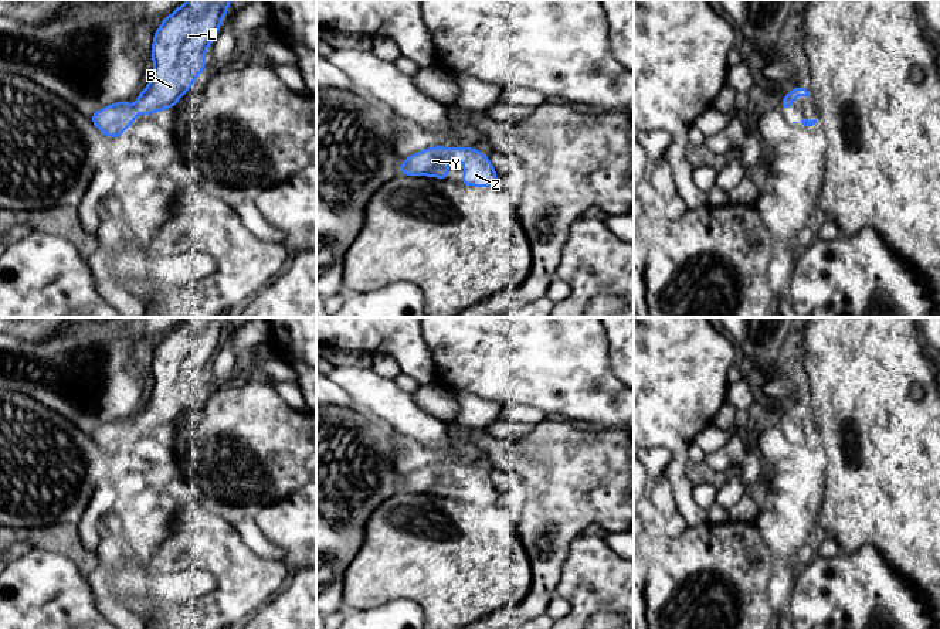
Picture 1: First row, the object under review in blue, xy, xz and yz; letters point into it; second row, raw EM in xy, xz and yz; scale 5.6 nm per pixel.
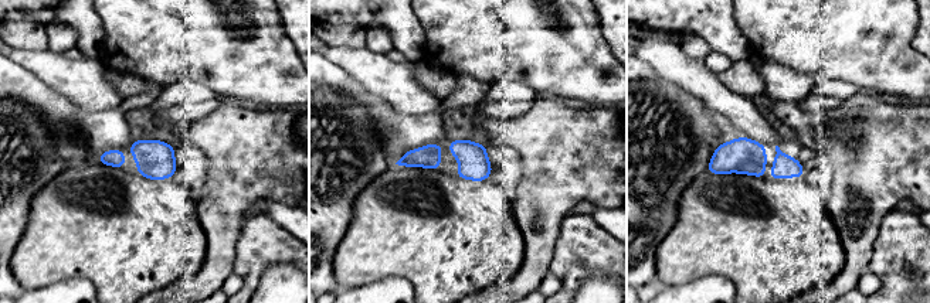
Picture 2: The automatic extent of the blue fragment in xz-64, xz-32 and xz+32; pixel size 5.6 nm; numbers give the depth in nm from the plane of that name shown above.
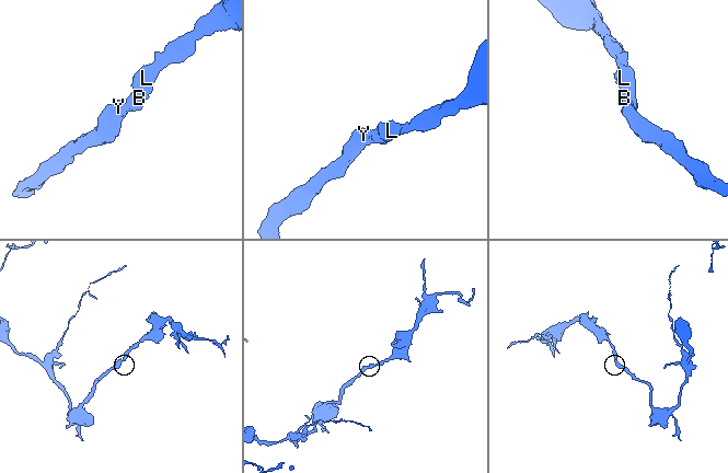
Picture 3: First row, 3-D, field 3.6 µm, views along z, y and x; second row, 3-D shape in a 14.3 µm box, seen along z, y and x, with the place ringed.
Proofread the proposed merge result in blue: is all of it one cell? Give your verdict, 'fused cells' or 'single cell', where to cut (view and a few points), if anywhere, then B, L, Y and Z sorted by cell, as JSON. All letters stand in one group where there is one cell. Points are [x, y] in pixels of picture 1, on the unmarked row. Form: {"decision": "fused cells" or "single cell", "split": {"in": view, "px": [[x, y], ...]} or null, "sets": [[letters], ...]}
{"decision": "single cell", "split": null, "sets": [["B", "L", "Y", "Z"]]}

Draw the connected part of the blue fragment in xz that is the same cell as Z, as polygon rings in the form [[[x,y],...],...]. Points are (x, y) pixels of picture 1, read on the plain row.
[[[428,465],[413,470],[400,482],[400,490],[405,493],[431,493],[448,497],[449,480],[458,475],[465,484],[461,502],[491,504],[496,500],[498,492],[491,476],[474,465]]]

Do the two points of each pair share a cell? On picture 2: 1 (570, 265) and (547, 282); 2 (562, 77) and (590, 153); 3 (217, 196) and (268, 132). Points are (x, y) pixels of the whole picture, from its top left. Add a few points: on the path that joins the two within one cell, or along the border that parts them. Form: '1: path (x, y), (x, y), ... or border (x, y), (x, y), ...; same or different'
1: border (550, 271), (560, 281), (560, 288); different
2: border (539, 95), (560, 101); different
3: path (233, 180), (260, 147); same

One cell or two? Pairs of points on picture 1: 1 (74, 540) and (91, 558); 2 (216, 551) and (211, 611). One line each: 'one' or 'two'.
1: one
2: one

